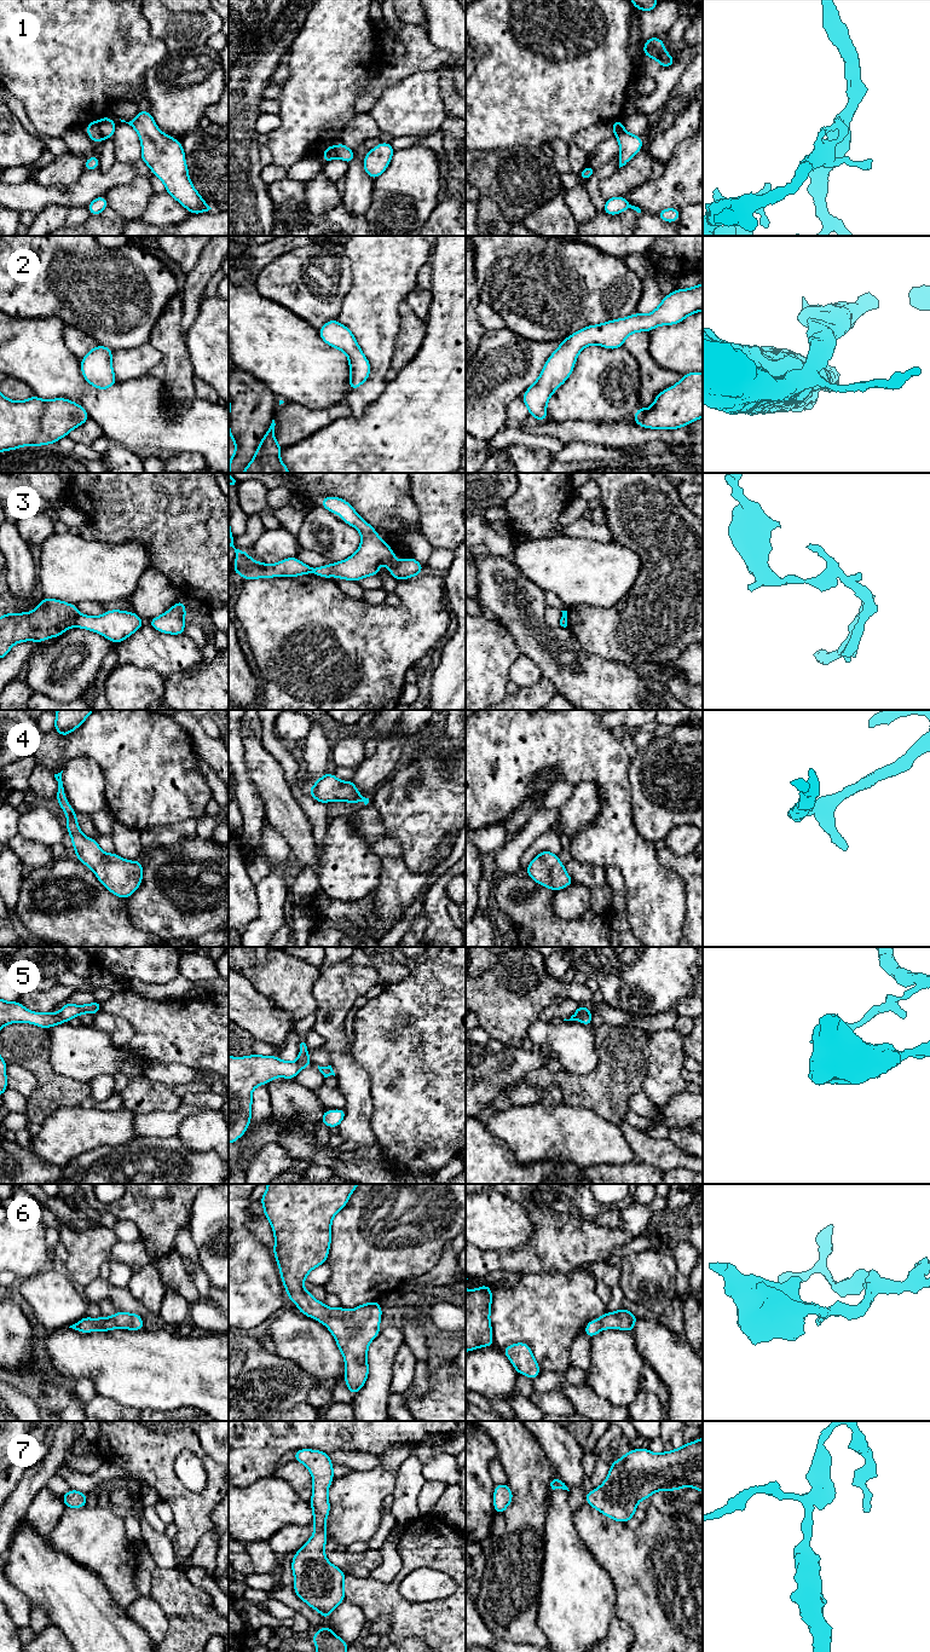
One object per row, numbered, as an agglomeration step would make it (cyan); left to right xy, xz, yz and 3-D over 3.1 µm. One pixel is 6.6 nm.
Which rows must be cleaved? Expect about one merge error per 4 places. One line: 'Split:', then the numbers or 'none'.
Split: 1, 3, 5

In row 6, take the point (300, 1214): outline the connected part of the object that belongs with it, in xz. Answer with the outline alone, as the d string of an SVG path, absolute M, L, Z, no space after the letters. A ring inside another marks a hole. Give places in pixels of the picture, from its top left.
M267 1184L260 1202L264 1215L271 1223L275 1234L273 1254L279 1267L281 1278L288 1299L293 1300L298 1310L307 1317L323 1323L334 1335L337 1347L345 1358L345 1381L351 1394L354 1396L365 1385L368 1367L368 1346L380 1334L382 1309L379 1301L366 1302L347 1311L342 1306L330 1309L316 1300L302 1287L307 1275L314 1267L324 1264L331 1243L331 1221L343 1208L351 1194L359 1184Z

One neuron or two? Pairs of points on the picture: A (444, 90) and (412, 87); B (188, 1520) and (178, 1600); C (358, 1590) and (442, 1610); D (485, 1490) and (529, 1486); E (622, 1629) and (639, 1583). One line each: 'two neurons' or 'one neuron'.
A: two neurons
B: two neurons
C: one neuron
D: two neurons
E: two neurons

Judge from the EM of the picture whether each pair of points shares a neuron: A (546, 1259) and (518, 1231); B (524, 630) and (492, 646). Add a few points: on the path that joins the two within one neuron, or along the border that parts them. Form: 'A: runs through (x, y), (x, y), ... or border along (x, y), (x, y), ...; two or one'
A: border along (527, 1212), (532, 1236), (501, 1251); two
B: border along (496, 619), (510, 634), (521, 653); two

